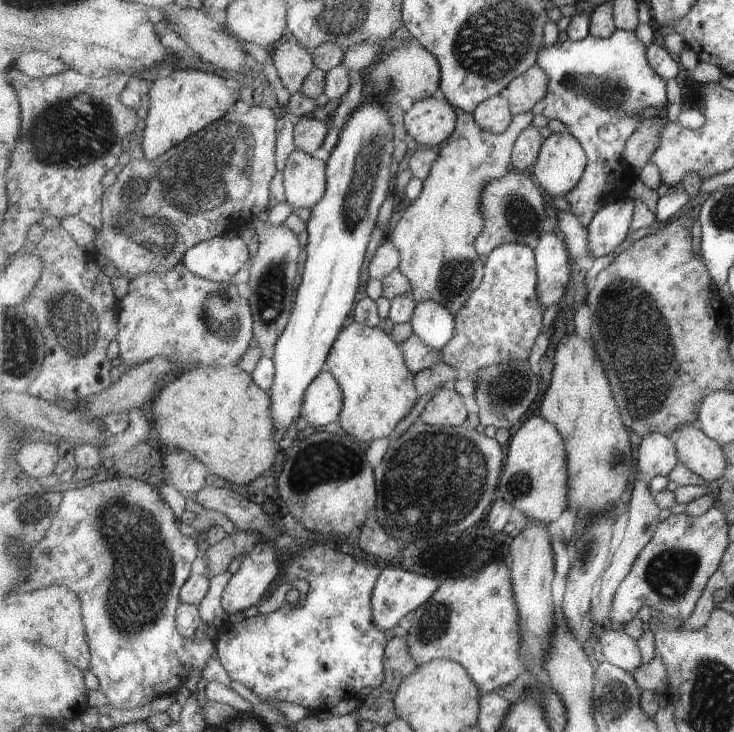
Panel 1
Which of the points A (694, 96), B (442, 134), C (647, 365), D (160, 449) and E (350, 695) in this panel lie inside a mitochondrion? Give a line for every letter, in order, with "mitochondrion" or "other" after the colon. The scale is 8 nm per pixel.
A: other
B: other
C: mitochondrion
D: other
E: other

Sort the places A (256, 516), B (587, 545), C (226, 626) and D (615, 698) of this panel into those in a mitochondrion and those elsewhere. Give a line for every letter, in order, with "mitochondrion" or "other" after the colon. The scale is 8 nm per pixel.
A: other
B: mitochondrion
C: other
D: mitochondrion

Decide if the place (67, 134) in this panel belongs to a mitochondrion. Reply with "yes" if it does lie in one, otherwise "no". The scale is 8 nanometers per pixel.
yes

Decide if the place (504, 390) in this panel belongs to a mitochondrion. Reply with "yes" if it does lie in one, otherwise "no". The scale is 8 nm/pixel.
yes

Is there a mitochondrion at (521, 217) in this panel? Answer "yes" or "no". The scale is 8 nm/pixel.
yes

